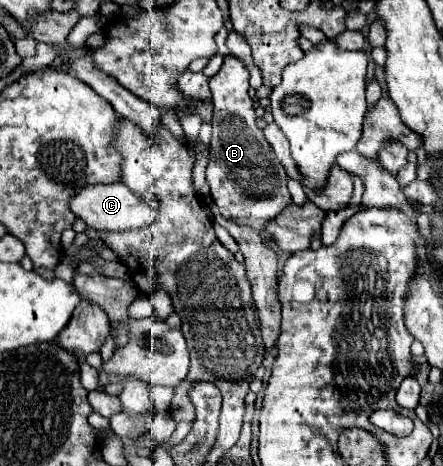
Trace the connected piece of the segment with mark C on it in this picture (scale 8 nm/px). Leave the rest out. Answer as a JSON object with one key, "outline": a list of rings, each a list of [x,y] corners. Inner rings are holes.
{"outline":[[[112,183],[112,185],[92,185],[80,189],[70,199],[70,211],[82,219],[86,225],[102,231],[126,231],[126,229],[142,229],[152,223],[152,219],[158,215],[156,207],[150,207],[142,199],[138,199],[124,183]]]}

